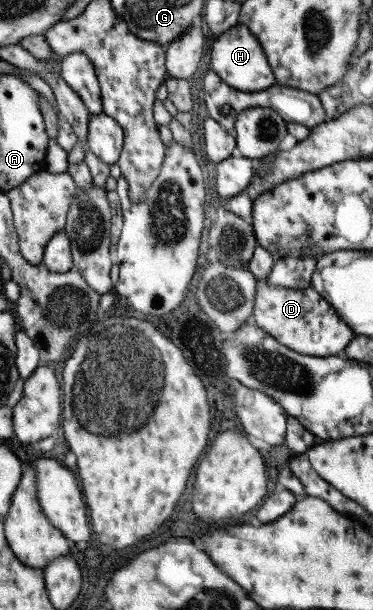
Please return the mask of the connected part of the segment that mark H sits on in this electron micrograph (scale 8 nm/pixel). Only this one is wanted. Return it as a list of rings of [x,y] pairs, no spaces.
[[[241,23],[228,28],[215,37],[209,50],[211,70],[231,88],[239,92],[254,93],[276,84],[271,67],[263,54],[259,41]]]

